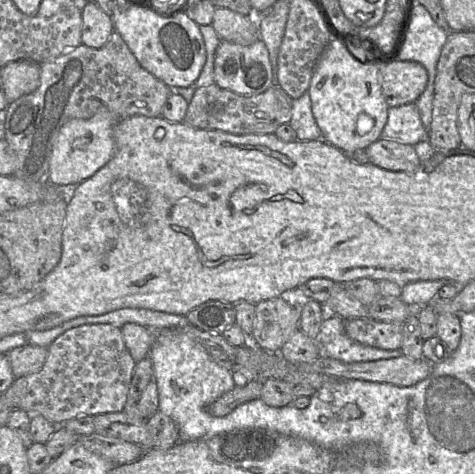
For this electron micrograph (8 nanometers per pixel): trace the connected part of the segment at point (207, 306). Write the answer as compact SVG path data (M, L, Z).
M215 300L199 305L186 317L201 330L222 334L235 323L236 312L232 303Z

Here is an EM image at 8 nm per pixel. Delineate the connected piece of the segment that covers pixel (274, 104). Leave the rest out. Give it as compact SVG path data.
M216 84L200 87L188 103L183 122L199 129L219 130L235 135L274 134L282 124L289 124L293 99L277 84L258 95L243 96Z

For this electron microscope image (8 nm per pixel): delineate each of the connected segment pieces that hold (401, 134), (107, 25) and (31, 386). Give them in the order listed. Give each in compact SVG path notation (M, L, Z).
M416 103L389 107L388 121L381 138L412 146L427 139L427 128L421 121Z
M88 1L81 13L81 44L95 49L102 48L114 32L112 17L94 1Z
M85 324L66 330L48 347L42 369L15 378L2 394L14 409L39 414L60 426L80 415L120 412L127 401L136 362L128 351L121 329L111 324Z

